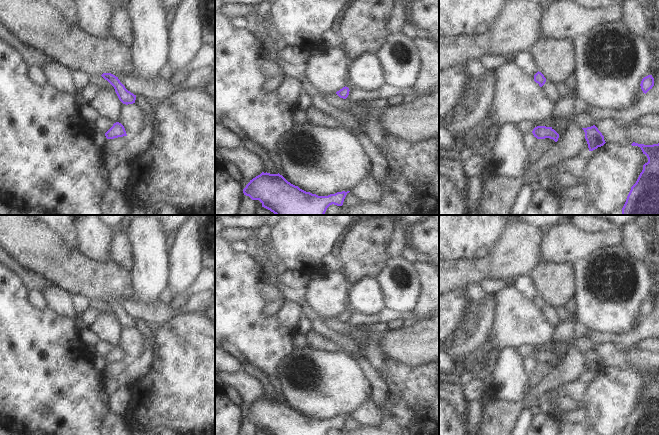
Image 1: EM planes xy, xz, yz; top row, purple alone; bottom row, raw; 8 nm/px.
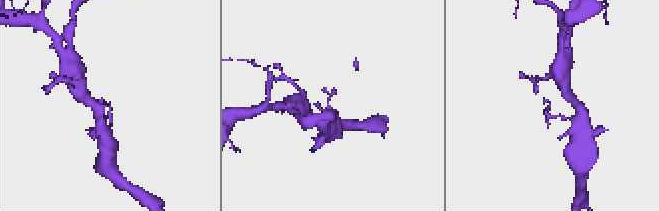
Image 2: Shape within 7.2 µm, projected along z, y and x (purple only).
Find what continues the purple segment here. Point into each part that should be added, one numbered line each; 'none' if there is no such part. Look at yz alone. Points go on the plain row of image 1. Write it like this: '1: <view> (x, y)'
none

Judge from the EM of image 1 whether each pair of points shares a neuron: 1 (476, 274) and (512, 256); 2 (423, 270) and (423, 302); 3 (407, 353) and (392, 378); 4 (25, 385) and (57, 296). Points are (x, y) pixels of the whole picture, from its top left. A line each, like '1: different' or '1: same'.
1: same
2: same
3: different
4: different

